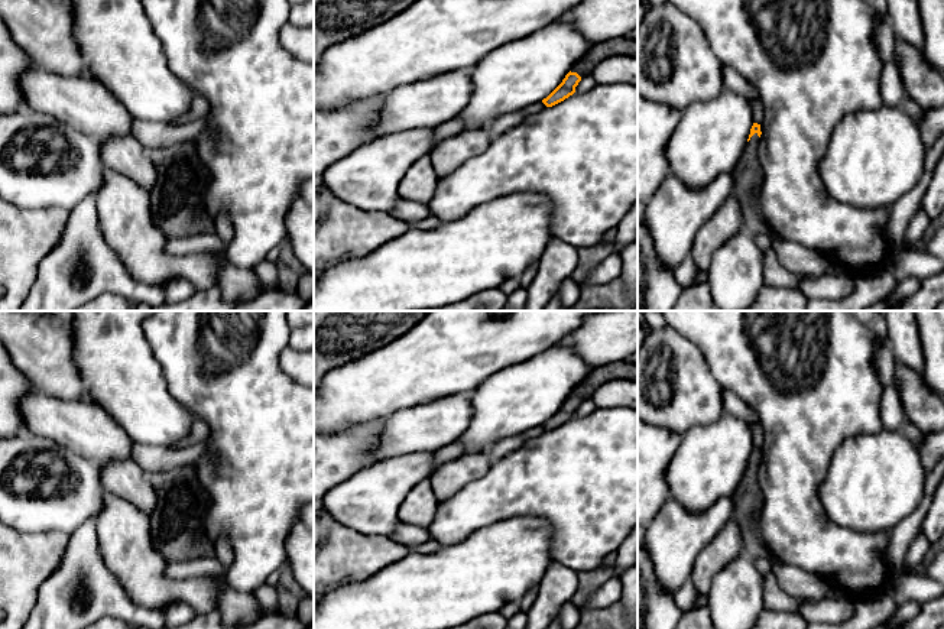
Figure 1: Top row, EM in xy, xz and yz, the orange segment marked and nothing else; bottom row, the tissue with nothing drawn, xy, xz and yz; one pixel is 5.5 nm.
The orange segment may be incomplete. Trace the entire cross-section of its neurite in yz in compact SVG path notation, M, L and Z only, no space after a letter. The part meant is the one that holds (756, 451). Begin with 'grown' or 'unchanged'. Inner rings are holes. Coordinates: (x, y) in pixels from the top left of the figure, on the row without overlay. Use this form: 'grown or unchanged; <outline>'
grown; M753 447L747 463L747 468L742 476L739 486L731 493L731 516L739 525L745 554L753 558L766 557L769 560L776 560L776 555L765 542L759 526L763 506L763 496L758 480L760 458L760 448Z

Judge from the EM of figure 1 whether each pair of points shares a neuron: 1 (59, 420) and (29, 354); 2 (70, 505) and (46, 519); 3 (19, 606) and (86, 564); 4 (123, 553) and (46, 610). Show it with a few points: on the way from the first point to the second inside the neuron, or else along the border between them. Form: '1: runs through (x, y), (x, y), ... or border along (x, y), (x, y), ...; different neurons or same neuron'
1: border along (35, 389), (52, 396), (78, 399), (81, 402); different neurons
2: runs through (64, 505), (52, 514); same neuron
3: border along (57, 566), (42, 583), (36, 603), (29, 613); different neurons
4: border along (96, 534), (101, 561), (127, 593); different neurons

